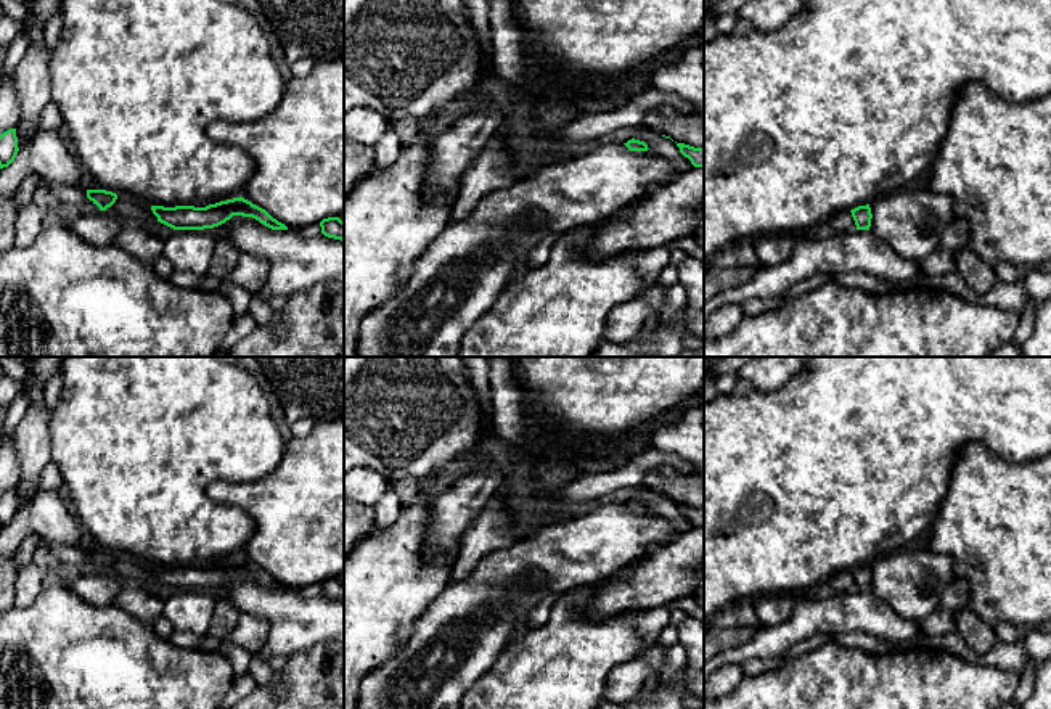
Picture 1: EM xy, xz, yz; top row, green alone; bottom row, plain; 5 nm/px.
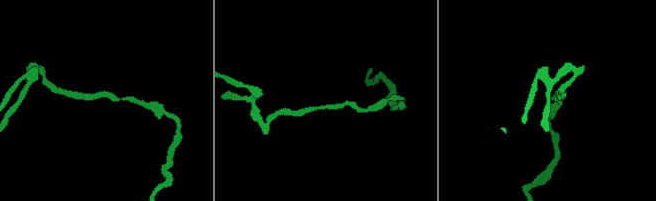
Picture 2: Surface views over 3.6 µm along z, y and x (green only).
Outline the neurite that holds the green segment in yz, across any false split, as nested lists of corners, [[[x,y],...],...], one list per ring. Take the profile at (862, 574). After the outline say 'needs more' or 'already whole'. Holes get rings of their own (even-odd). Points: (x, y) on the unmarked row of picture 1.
[[[869,564],[858,566],[858,568],[852,569],[850,572],[855,580],[857,590],[869,590],[871,579],[873,579]]]; already whole

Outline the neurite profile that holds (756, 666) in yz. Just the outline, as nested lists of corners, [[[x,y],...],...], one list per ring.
[[[754,658],[754,659],[747,659],[741,664],[742,672],[746,677],[749,675],[759,675],[763,672],[770,672],[775,670],[778,667],[781,667],[784,662],[787,662],[787,659],[783,658]]]

